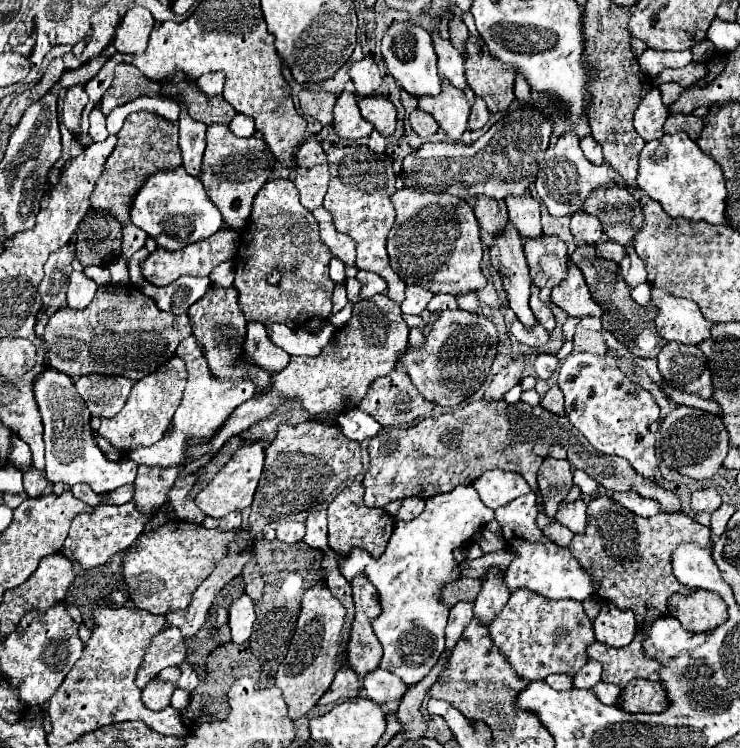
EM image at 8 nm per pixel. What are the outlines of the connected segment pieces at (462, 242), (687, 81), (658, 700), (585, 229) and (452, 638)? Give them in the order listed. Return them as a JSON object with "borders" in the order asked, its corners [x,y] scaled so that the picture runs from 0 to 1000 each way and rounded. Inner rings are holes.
{"borders":[[[[543,251],[530,259],[535,278],[535,297],[524,310],[524,342],[530,361],[549,377],[565,380],[586,393],[605,390],[627,396],[646,390],[657,382],[657,372],[649,361],[651,321],[641,281],[630,267],[608,259],[565,259]]],[[[932,83],[930,88],[916,91],[916,94],[895,94],[895,99],[886,104],[886,112],[916,110],[922,118],[930,118],[938,110],[949,107],[954,99],[957,99],[957,88],[954,86],[949,86],[949,83]]],[[[857,909],[838,930],[838,944],[846,952],[886,952],[892,955],[905,941],[900,920],[892,909]]],[[[781,283],[773,289],[770,297],[770,310],[776,313],[776,318],[781,324],[795,324],[795,326],[805,326],[814,316],[814,299],[805,289],[797,289],[792,283]]],[[[619,805],[616,810],[608,813],[608,824],[603,834],[603,869],[611,869],[619,861],[624,845],[641,826],[638,813],[641,813],[641,805]]]]}

